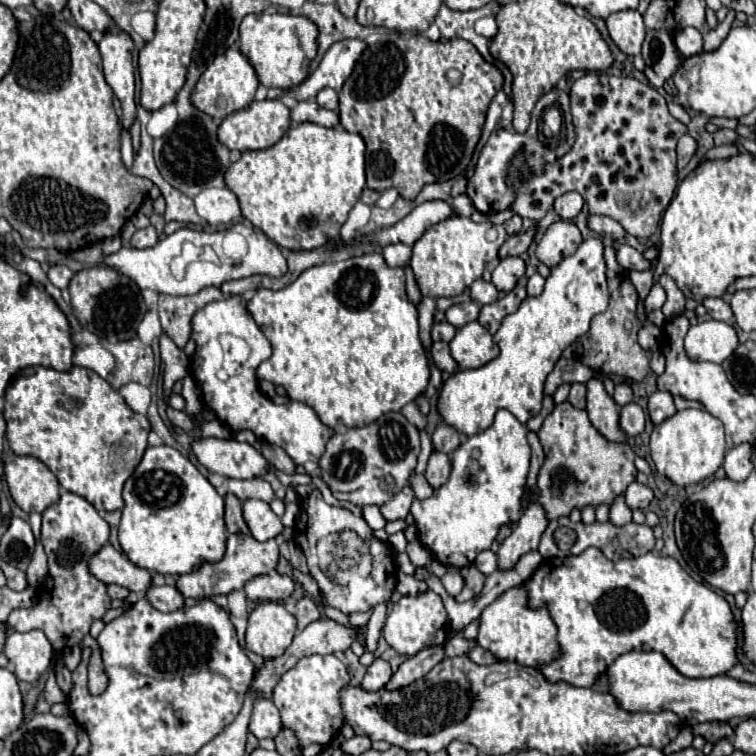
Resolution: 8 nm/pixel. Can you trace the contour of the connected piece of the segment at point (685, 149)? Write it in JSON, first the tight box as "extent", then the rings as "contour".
{"extent":[677,134,697,168],"contour":[[[685,134],[685,136],[679,138],[679,144],[677,144],[677,164],[679,164],[679,168],[685,168],[689,164],[695,150],[697,150],[697,140],[693,136]]]}

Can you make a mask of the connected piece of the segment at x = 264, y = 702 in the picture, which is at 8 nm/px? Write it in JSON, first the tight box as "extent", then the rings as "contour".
{"extent":[249,698,282,738],"contour":[[[259,698],[257,706],[253,708],[249,730],[261,738],[275,738],[282,728],[281,718],[277,706],[269,698]]]}

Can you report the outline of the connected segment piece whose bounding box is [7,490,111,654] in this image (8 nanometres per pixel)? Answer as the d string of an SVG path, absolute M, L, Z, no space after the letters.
M65 490L59 502L43 512L41 544L47 554L49 572L37 592L37 604L29 610L13 610L7 624L19 632L33 628L43 630L53 644L55 654L63 654L79 644L89 632L93 620L99 620L111 608L107 586L89 570L89 560L107 544L107 540L109 524L99 516L99 512L85 498Z

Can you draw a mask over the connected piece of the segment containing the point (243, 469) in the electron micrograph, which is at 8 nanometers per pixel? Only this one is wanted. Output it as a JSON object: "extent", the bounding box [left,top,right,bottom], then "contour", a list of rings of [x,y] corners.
{"extent":[191,438,267,480],"contour":[[[195,438],[191,452],[201,466],[227,478],[249,480],[267,472],[267,458],[249,444],[223,438]]]}

